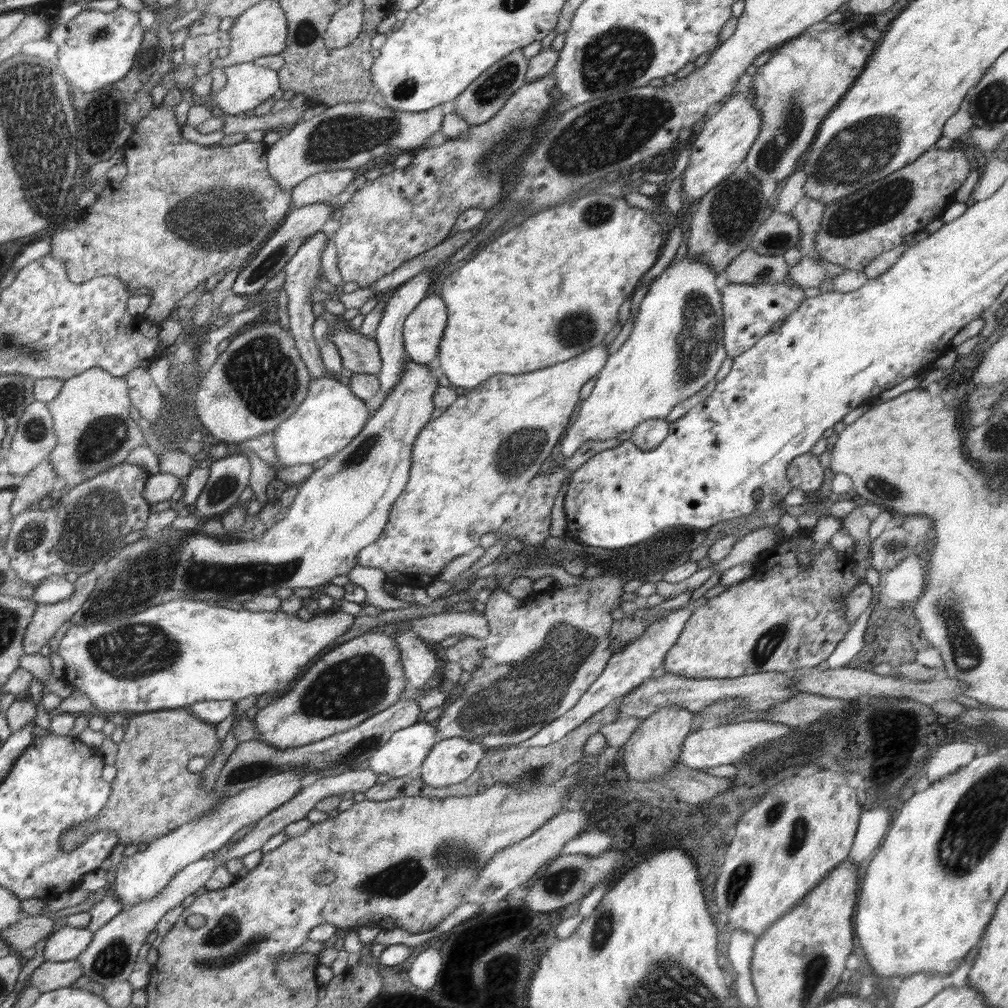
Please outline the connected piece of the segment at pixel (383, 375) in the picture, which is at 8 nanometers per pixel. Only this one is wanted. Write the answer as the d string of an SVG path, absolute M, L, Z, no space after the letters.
M426 267L416 274L415 277L412 277L410 280L404 282L402 286L399 286L396 292L387 300L380 324L372 336L379 346L381 369L377 374L380 390L366 402L368 408L371 410L371 416L379 409L379 406L384 402L388 393L391 393L392 388L396 386L396 383L400 380L401 374L405 371L406 354L403 346L403 326L406 317L418 306L419 302L422 302L422 300L426 298L426 292L428 292L431 278L432 267Z

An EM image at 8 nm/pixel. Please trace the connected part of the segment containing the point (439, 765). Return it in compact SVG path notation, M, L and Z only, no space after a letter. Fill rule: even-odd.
M447 738L436 743L418 768L418 777L428 786L442 788L466 780L480 764L484 749L466 738Z

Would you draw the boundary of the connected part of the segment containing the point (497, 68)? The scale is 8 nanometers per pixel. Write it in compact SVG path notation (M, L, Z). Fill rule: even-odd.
M520 48L495 62L454 100L456 102L456 115L462 117L469 125L479 125L496 116L496 113L504 107L504 103L510 99L510 96L525 84L528 63L529 61L523 57Z

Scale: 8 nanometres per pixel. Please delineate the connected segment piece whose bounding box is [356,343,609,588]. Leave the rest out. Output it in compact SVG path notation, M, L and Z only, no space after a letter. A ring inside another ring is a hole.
M603 343L593 346L592 350L586 350L584 354L578 354L578 356L567 360L566 362L558 363L540 370L533 370L532 372L522 374L495 374L479 384L476 388L469 390L468 394L457 397L457 399L446 408L446 410L438 416L438 418L431 420L426 426L419 432L419 436L415 438L411 459L412 466L409 472L409 481L404 487L404 490L400 493L400 496L393 502L393 507L389 512L389 519L386 526L380 535L380 538L373 542L372 545L368 545L366 549L360 551L358 557L356 557L356 564L358 566L382 569L384 572L385 580L392 583L396 588L400 588L403 585L410 586L412 588L426 588L437 580L438 575L441 574L442 569L446 567L448 563L454 559L468 554L472 549L479 546L480 538L484 536L484 533L495 532L500 528L500 525L516 510L522 495L527 489L528 483L538 474L540 466L550 453L552 448L560 436L564 434L572 412L578 408L580 400L580 388L590 380L594 378L606 364L609 357L608 348Z

